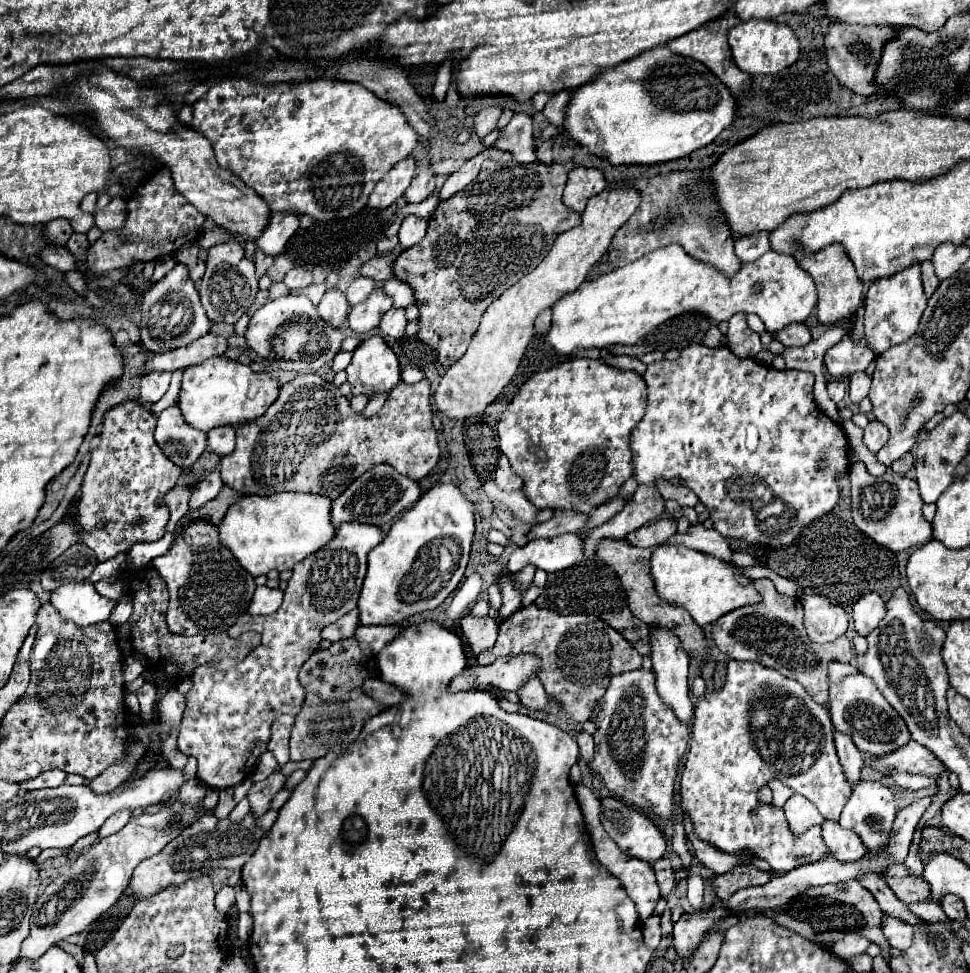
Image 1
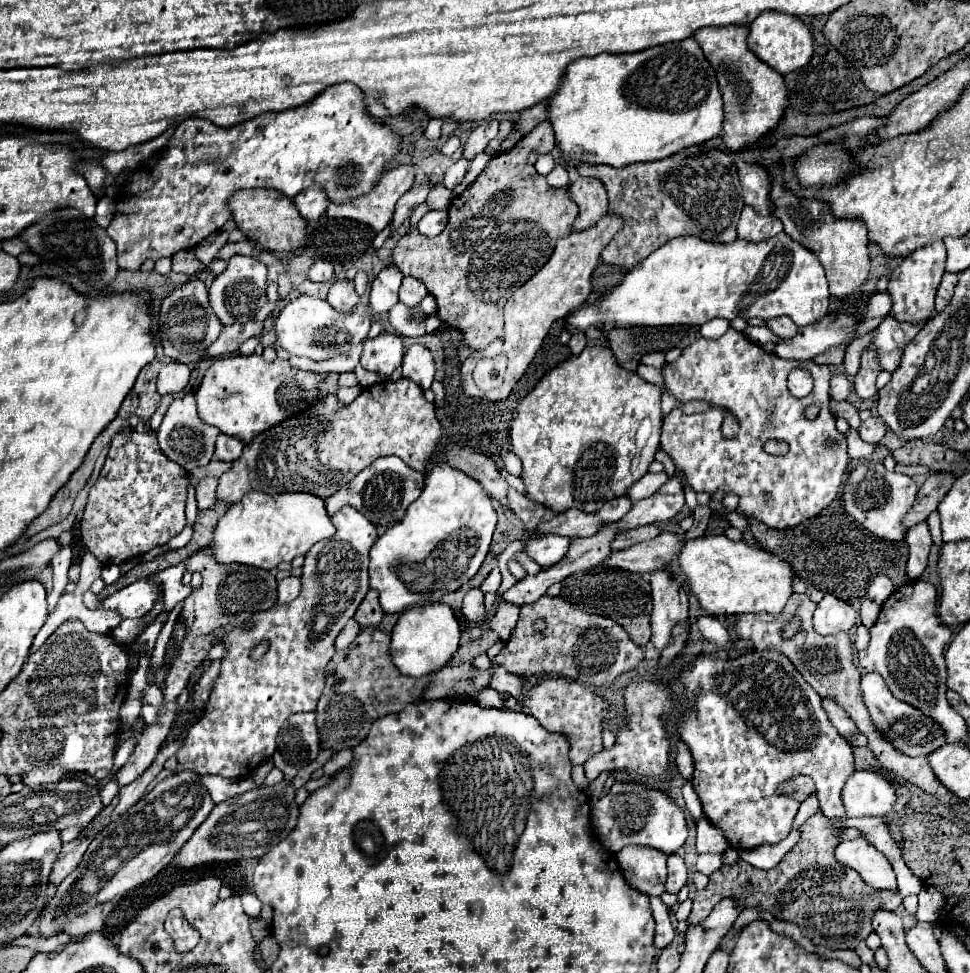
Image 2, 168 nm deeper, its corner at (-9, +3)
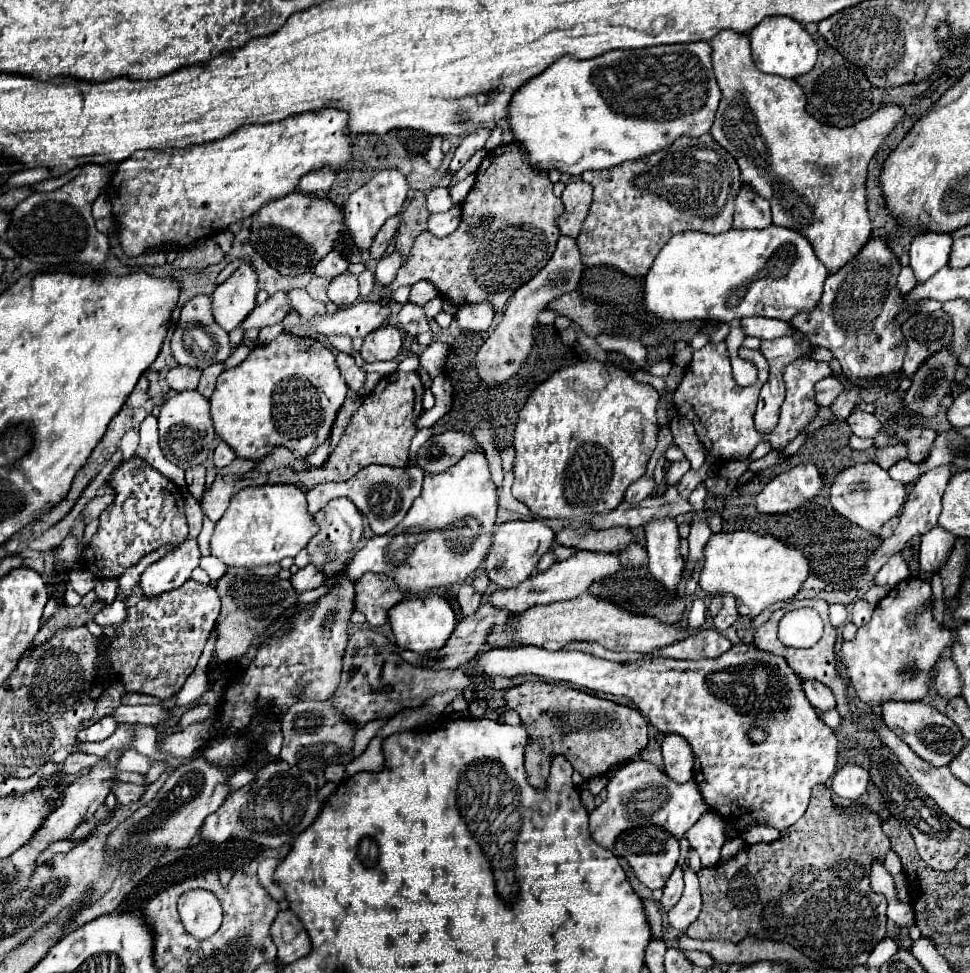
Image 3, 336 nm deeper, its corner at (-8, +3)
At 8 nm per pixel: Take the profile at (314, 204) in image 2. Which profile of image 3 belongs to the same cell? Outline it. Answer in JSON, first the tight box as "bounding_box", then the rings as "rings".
{"bounding_box":[299,170,335,194],"rings":[[[313,170],[311,174],[305,174],[299,182],[299,188],[303,194],[327,194],[331,184],[335,180],[335,170]]]}

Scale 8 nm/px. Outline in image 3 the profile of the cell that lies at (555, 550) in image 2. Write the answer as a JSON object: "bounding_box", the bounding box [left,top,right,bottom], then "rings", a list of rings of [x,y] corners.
{"bounding_box":[485,520,555,588],"rings":[[[539,520],[501,524],[495,530],[493,544],[491,544],[491,548],[487,552],[487,560],[485,560],[485,570],[487,570],[489,580],[493,584],[497,584],[499,588],[517,586],[531,574],[531,570],[537,566],[541,556],[553,546],[553,542],[555,542],[555,532]]]}

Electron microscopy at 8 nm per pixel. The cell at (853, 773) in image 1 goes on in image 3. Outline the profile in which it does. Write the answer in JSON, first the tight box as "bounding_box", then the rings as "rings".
{"bounding_box":[803,680,835,710],"rings":[[[803,680],[803,692],[807,694],[807,700],[811,702],[811,706],[815,706],[819,710],[831,710],[831,708],[835,708],[835,696],[821,682]]]}

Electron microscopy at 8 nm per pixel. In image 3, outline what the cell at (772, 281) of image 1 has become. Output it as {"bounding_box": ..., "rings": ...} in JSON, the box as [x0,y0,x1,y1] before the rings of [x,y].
{"bounding_box":[645,226,829,322],"rings":[[[767,226],[763,230],[727,230],[723,234],[679,232],[659,252],[655,264],[645,276],[645,308],[663,320],[709,320],[731,322],[743,316],[763,316],[791,320],[803,310],[813,310],[823,294],[823,282],[829,276],[827,268],[815,256],[811,242],[795,230],[783,226]]]}

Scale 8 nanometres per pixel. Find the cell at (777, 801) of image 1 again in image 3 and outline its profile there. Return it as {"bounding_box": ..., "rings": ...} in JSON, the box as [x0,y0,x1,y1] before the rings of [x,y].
{"bounding_box":[739,826,781,844],"rings":[[[747,826],[743,834],[739,834],[745,844],[757,844],[757,842],[775,842],[781,837],[781,832],[771,826]]]}

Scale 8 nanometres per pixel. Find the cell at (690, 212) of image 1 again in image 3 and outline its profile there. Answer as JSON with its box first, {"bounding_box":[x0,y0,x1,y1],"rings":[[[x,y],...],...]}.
{"bounding_box":[577,134,743,276],"rings":[[[703,134],[699,138],[683,136],[667,150],[659,150],[633,162],[623,162],[609,170],[587,170],[581,178],[593,186],[593,202],[577,236],[581,262],[585,266],[615,266],[629,276],[645,276],[657,258],[659,248],[663,248],[677,232],[727,232],[733,222],[733,202],[739,186],[743,184],[735,158],[721,148],[711,134]]]}

